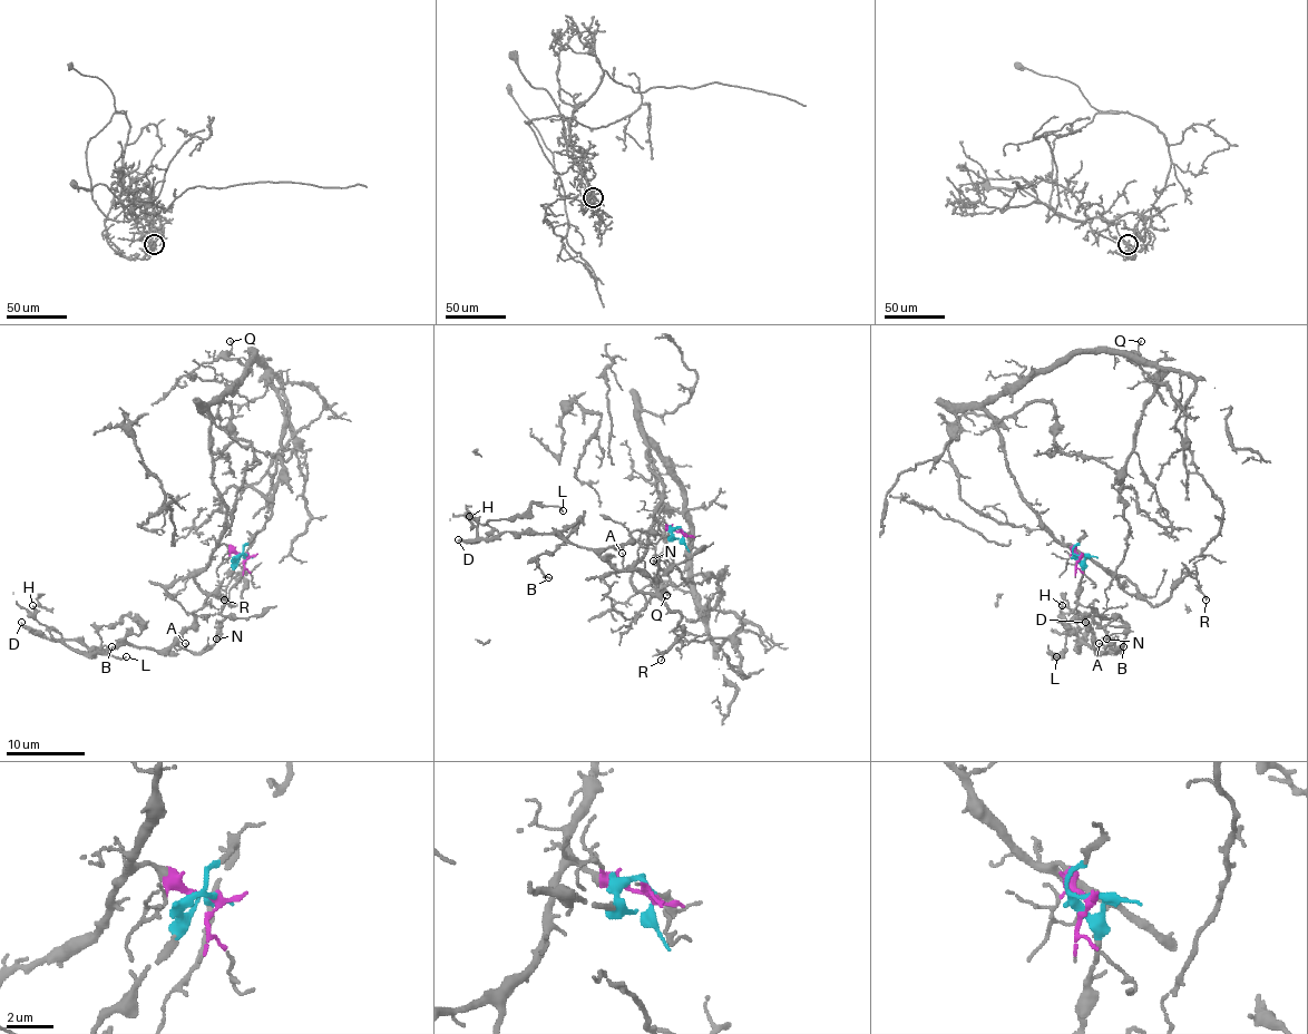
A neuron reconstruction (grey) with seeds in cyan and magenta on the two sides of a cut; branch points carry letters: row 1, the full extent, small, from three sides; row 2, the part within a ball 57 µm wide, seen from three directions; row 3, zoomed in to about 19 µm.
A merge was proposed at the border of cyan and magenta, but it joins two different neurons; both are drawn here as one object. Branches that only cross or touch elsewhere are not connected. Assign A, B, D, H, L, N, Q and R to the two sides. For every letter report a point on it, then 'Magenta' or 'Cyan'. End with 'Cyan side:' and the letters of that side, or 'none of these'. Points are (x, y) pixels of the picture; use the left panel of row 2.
A: Place: (185, 643). Cyan
B: Place: (111, 646). Cyan
D: Place: (21, 622). Cyan
H: Place: (32, 605). Cyan
L: Place: (126, 656). Cyan
N: Place: (216, 639). Cyan
Q: Place: (230, 341). Magenta
R: Place: (224, 600). Magenta
Cyan side: A, B, D, H, L, N

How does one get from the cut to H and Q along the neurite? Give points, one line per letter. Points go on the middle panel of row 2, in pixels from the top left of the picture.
H: (684, 535), (635, 530), (623, 544), (599, 550), (546, 535), (497, 533), (471, 519), (471, 525), (470, 517)
Q: (684, 535), (654, 515), (662, 484), (646, 438), (677, 484), (690, 528), (687, 592), (666, 582), (666, 595)

